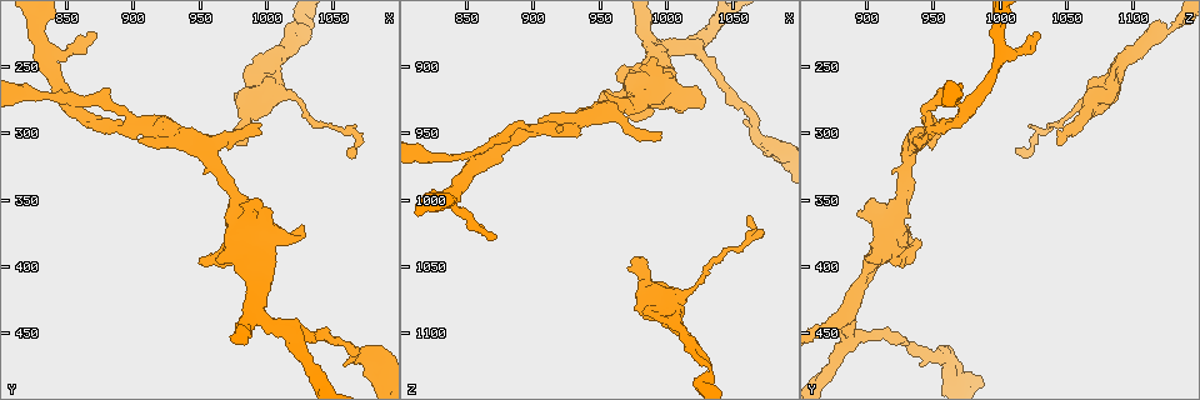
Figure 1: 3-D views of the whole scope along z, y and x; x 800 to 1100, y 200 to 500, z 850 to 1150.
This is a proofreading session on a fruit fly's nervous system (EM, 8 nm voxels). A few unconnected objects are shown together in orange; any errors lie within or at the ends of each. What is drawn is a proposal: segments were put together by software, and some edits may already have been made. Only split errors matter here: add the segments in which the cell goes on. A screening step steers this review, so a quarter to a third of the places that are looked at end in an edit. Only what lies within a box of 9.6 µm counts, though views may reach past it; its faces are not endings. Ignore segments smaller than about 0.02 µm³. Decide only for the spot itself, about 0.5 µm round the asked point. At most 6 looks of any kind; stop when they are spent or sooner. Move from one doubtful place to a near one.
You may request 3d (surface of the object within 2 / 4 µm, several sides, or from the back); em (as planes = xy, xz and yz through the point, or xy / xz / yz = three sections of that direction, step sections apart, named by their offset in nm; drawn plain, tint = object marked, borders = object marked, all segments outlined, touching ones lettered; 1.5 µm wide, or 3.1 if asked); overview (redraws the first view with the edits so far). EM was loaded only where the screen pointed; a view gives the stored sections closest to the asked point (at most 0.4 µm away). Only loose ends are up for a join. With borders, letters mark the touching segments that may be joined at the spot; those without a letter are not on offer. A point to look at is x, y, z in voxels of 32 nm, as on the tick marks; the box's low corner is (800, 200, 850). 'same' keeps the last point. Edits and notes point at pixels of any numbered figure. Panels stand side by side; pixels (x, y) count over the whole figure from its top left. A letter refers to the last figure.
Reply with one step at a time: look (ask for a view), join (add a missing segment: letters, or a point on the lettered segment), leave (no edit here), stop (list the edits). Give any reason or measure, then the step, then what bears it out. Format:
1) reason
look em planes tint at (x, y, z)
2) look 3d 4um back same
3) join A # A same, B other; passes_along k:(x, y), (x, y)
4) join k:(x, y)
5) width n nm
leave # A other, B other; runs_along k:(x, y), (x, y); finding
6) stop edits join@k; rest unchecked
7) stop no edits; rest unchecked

branch stops here
look 3d 4um at (976, 310, 1046)

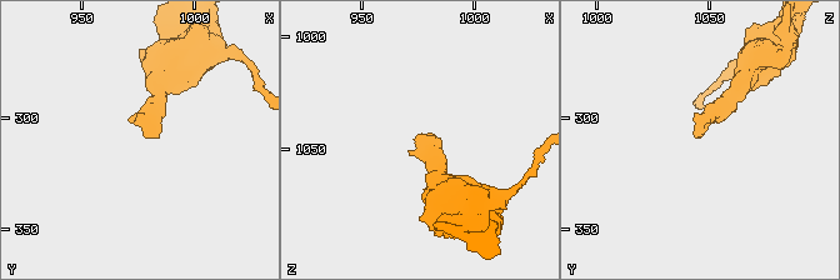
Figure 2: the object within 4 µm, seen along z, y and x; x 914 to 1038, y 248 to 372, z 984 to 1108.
need the tissue
look em planes borders at (978, 309, 1043)

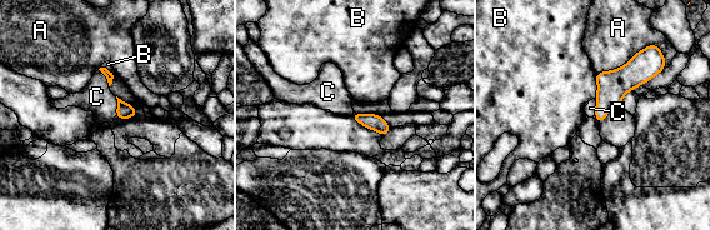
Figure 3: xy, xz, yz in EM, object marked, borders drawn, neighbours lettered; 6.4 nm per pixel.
join C # A other, B other, C same; passes_along 3:(124, 110), (119, 105), (96, 96); it goes on there

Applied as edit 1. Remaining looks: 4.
redraw
look overview

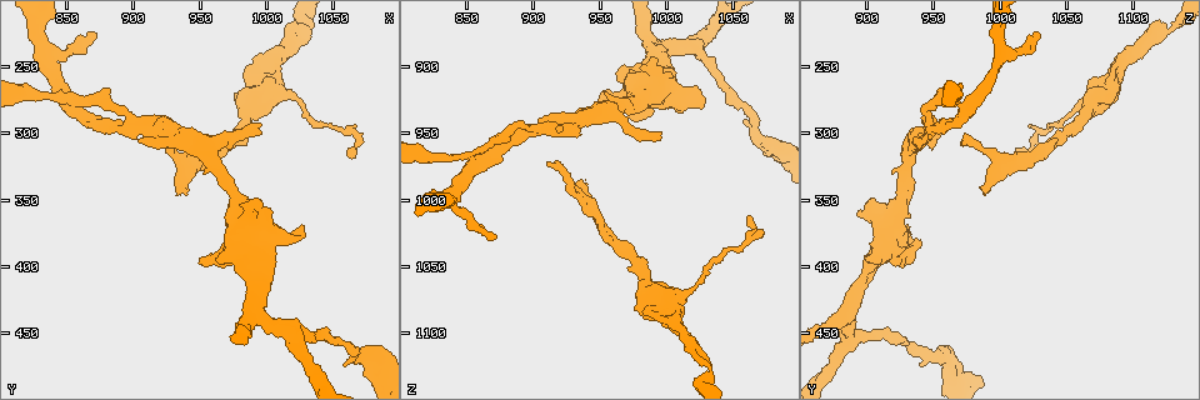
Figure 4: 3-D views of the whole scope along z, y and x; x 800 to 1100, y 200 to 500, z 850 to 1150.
look em xz step 4 tint at (996, 294, 956)

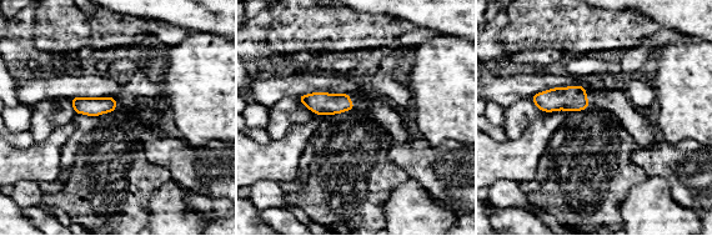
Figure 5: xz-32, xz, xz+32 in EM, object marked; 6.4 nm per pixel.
another direction
look em planes borders same

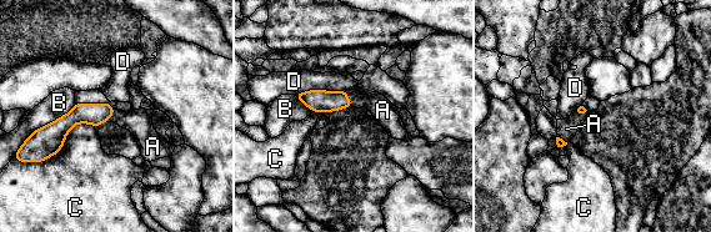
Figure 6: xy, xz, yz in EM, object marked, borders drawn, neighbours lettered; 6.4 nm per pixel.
join A # A same, B other, C other, D other; passes_along 6:(323, 101), (349, 100), (382, 110); the cell continues

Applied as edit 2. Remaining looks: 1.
stop edits join@3, join@6; rest unchecked

